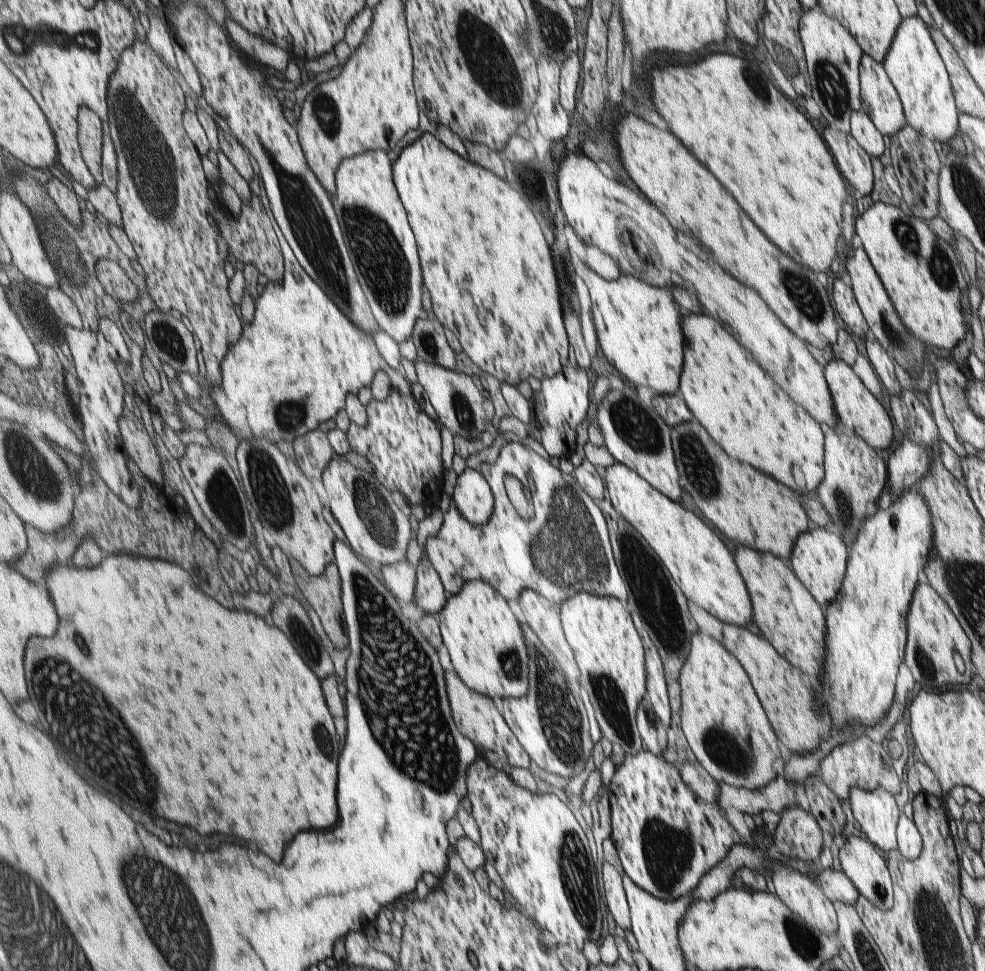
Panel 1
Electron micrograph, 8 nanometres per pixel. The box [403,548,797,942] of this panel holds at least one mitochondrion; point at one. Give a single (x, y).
(553, 711)

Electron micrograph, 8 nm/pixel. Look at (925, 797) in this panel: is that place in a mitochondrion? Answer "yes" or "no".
no

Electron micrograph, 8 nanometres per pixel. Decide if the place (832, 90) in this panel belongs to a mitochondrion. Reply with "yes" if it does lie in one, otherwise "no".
yes

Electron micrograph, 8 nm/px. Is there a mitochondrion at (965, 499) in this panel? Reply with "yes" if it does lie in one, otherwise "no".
no

